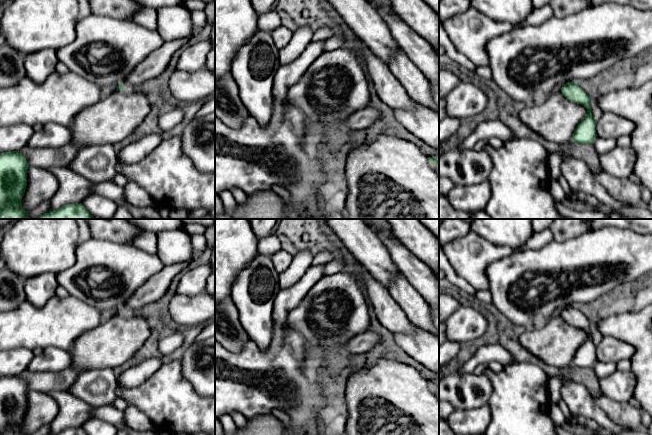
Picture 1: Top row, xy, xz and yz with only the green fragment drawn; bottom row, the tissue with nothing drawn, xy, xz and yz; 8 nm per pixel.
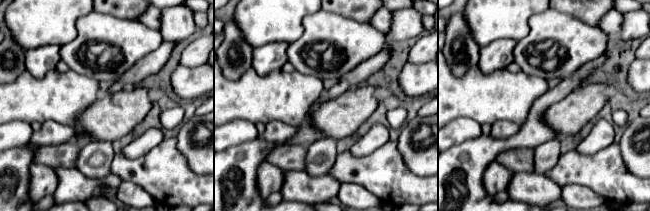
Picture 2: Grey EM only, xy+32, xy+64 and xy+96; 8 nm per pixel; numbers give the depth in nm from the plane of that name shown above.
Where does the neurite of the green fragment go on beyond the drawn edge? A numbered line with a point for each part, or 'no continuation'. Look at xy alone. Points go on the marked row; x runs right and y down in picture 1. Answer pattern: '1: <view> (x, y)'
1: xy (156, 62)

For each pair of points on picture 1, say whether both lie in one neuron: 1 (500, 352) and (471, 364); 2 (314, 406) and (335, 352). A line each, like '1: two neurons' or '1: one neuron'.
1: one neuron
2: two neurons

